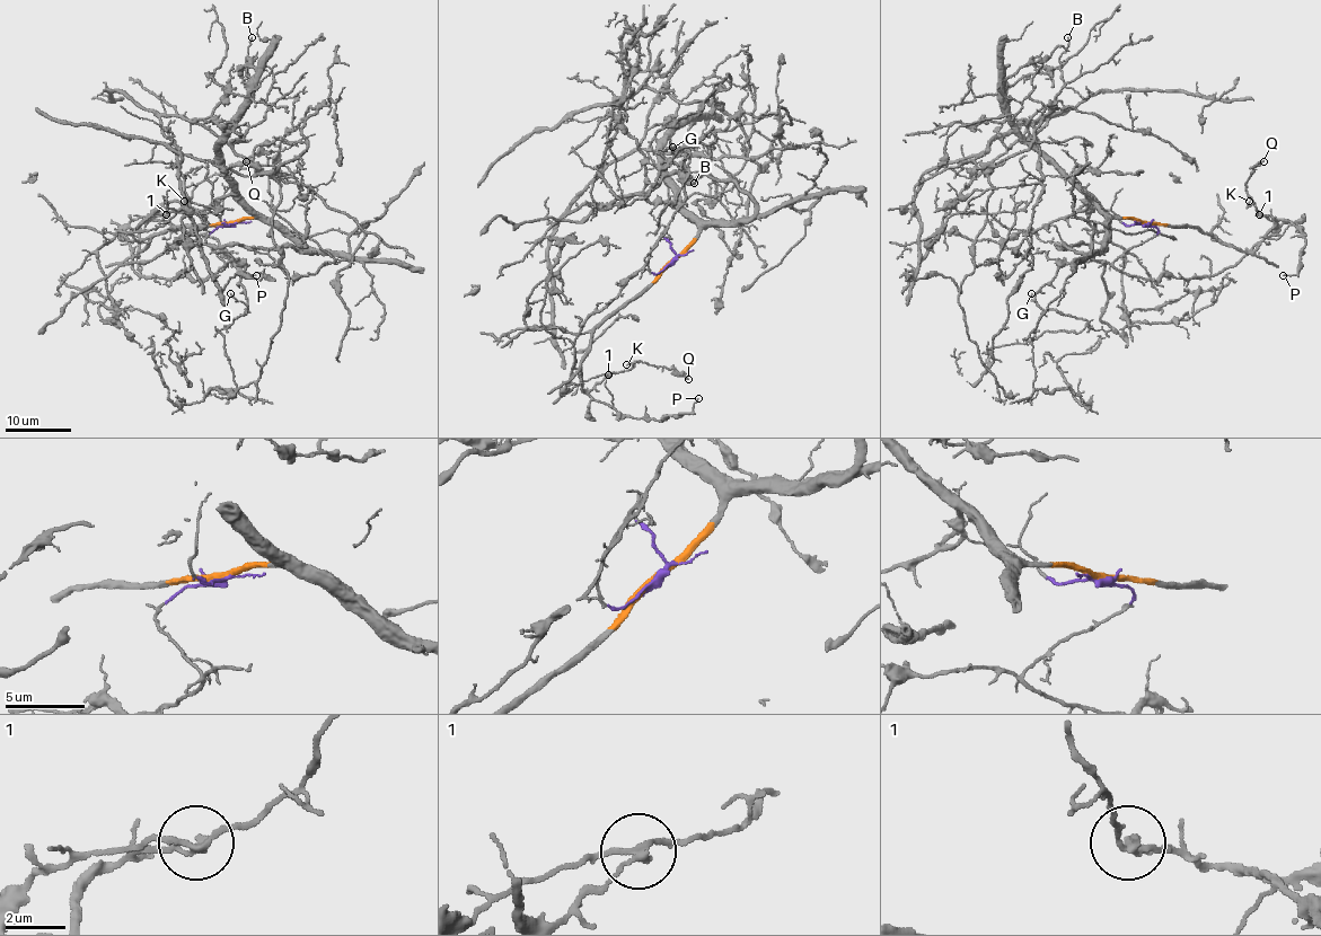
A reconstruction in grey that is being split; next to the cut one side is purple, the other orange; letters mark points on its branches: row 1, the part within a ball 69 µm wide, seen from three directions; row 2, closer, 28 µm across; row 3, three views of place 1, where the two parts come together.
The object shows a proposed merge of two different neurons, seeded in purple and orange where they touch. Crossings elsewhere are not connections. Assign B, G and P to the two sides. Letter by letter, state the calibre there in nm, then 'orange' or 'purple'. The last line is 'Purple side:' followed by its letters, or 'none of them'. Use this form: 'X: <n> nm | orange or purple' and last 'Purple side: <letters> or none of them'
B: 120 nm | orange
G: 120 nm | purple
P: 100 nm | orange
Purple side: G

